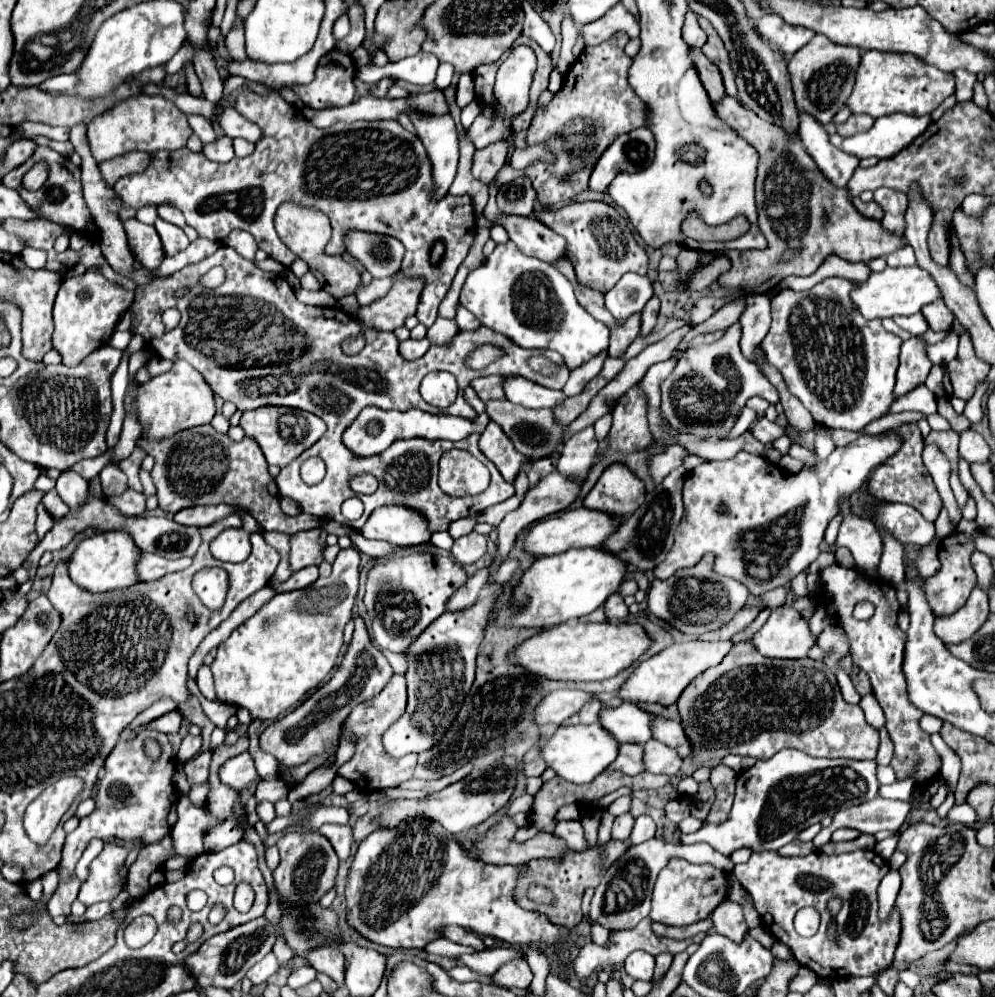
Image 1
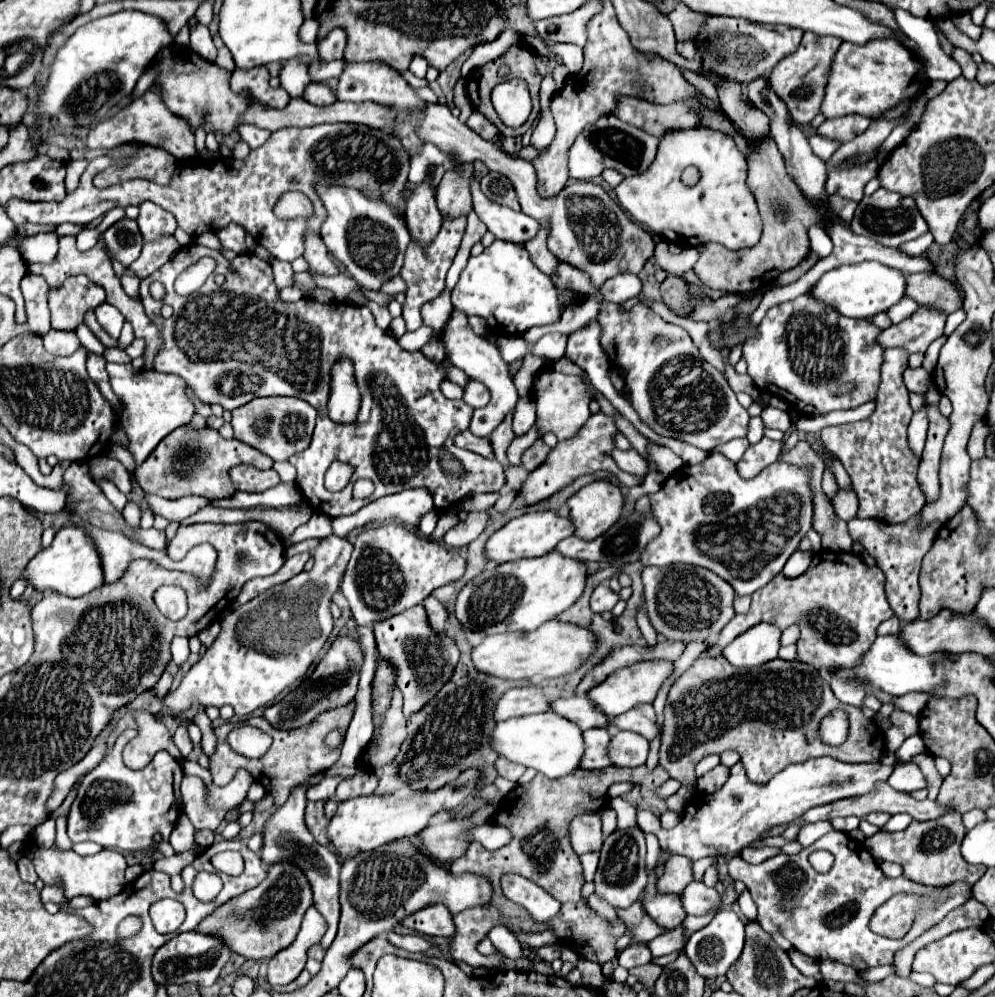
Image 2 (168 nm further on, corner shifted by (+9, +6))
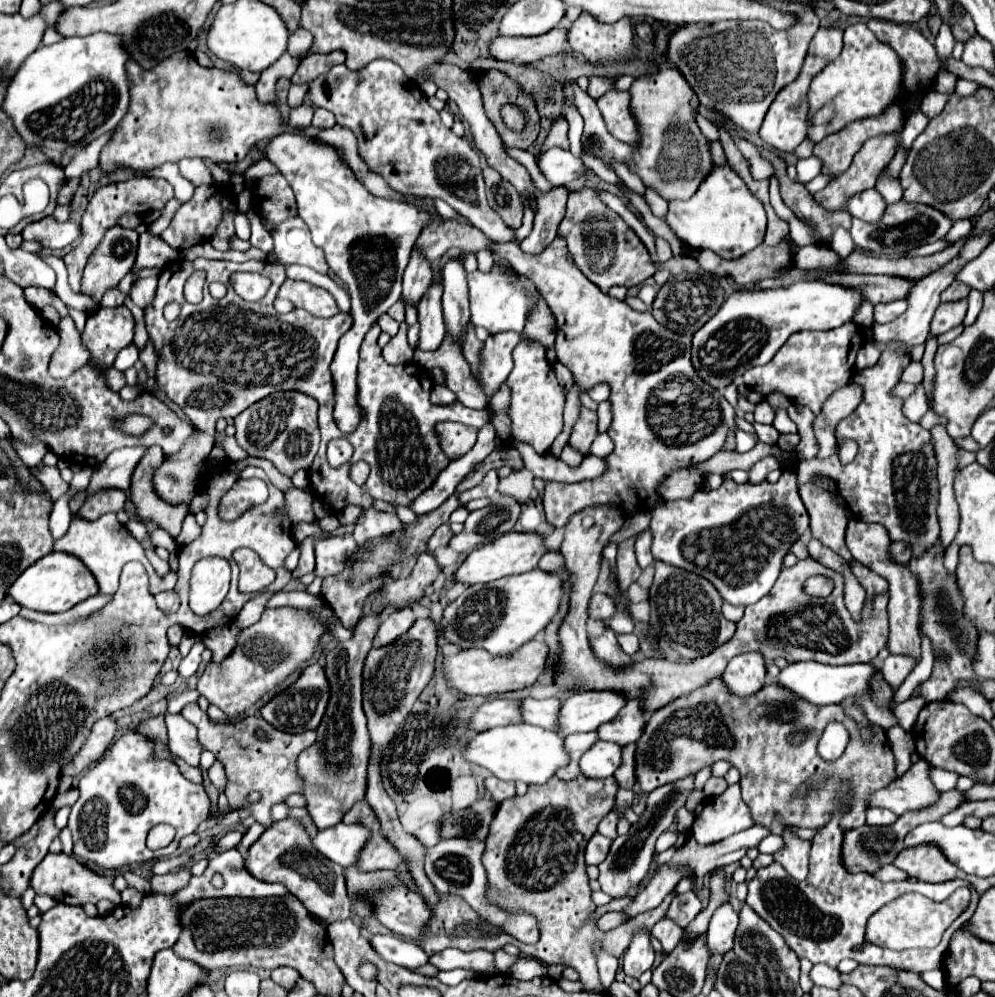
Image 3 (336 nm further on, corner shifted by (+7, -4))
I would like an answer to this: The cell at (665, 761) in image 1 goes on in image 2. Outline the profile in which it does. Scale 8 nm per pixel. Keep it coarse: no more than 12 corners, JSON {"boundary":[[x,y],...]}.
{"boundary":[[618,731],[606,751],[616,767],[640,767],[648,739]]}

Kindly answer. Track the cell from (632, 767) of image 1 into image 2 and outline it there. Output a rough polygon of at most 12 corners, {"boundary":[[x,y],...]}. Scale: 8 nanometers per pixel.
{"boundary":[[586,729],[580,769],[608,767],[610,733]]}

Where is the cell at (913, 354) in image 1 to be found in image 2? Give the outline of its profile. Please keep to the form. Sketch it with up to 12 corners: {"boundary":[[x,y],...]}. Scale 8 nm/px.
{"boundary":[[920,305],[884,329],[876,343],[924,353],[944,333],[948,315]]}

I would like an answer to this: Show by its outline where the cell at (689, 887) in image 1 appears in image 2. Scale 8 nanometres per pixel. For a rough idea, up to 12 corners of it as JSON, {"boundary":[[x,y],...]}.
{"boundary":[[648,879],[644,909],[664,931],[686,917],[678,895],[656,895]]}

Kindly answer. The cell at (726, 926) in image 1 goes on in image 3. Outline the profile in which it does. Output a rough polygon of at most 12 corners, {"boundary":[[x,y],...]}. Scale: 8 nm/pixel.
{"boundary":[[694,891],[674,897],[666,915],[686,927],[700,911]]}

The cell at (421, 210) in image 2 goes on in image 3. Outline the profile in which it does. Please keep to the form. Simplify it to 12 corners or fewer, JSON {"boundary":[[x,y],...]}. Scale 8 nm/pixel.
{"boundary":[[412,251],[404,271],[404,301],[418,305],[432,283],[430,263]]}

